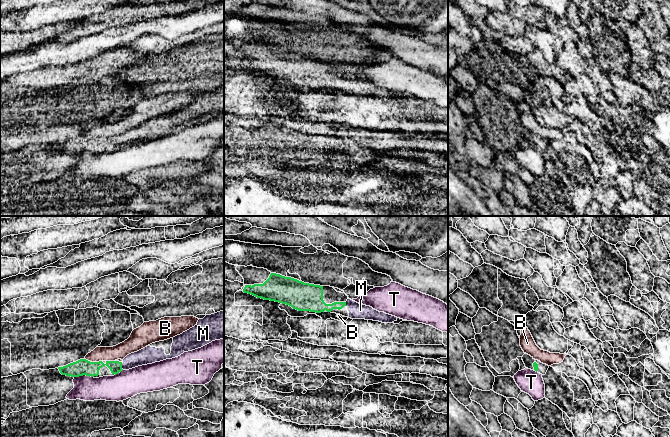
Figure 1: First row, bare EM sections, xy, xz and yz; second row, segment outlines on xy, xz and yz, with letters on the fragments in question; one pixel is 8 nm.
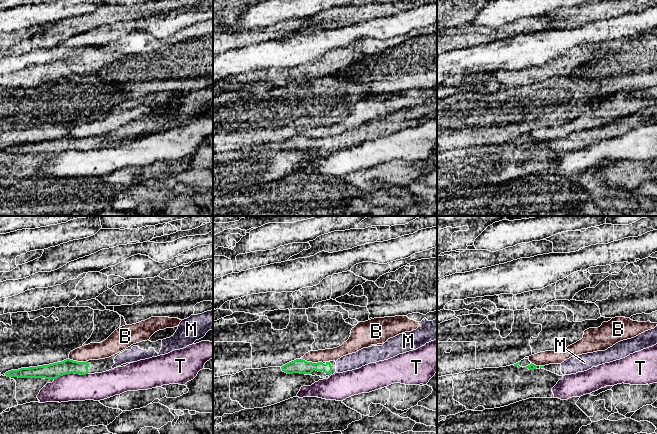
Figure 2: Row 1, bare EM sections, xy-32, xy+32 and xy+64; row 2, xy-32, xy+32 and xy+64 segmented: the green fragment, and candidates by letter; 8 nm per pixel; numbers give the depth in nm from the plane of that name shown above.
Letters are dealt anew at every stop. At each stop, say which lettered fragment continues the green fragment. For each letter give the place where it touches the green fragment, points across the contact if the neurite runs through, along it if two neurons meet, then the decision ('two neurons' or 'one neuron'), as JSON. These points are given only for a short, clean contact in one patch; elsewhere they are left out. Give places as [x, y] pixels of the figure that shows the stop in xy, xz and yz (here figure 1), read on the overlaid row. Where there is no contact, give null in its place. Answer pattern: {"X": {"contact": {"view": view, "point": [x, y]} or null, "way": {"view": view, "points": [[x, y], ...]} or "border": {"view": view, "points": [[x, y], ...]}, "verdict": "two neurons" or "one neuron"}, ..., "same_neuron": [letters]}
{"B": {"contact": {"view": "xy", "point": [93, 362]}, "border": {"view": "xy", "points": [[84, 358], [90, 361], [101, 361]]}, "verdict": "two neurons"}, "M": {"contact": {"view": "xy", "point": [121, 366]}, "way": {"view": "xy", "points": [[91, 369], [100, 364], [121, 366], [148, 355]]}, "verdict": "one neuron"}, "T": {"contact": {"view": "xy", "point": [83, 374]}, "verdict": "two neurons"}, "same_neuron": ["M"]}

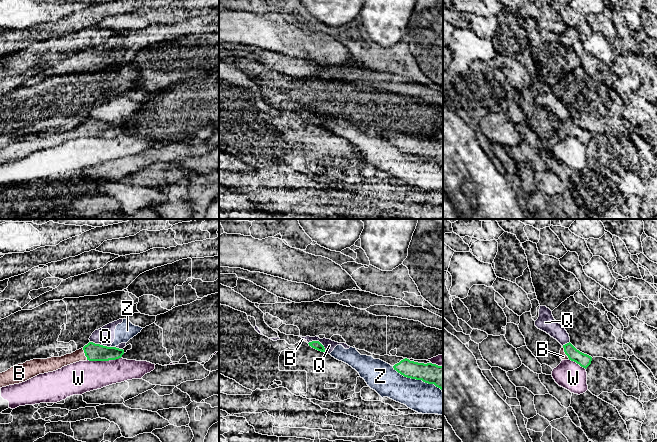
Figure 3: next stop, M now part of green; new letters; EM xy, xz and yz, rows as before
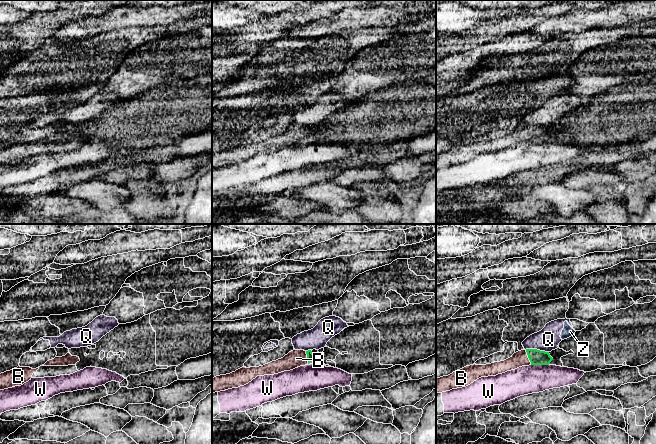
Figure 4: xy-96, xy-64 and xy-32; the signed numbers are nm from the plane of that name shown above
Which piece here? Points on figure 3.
{"B": {"contact": {"view": "yz", "point": [565, 353]}, "way": {"view": "yz", "points": [[584, 360], [571, 353], [565, 353], [563, 356]]}, "verdict": "one neuron"}, "Q": {"contact": {"view": "xz", "point": [319, 342]}, "border": {"view": "xz", "points": [[308, 342], [318, 341], [327, 352]]}, "verdict": "two neurons"}, "W": {"contact": {"view": "xy", "point": [103, 360]}, "verdict": "two neurons"}, "Z": {"contact": {"view": "xz", "point": [418, 379]}, "verdict": "two neurons"}, "same_neuron": ["B"]}

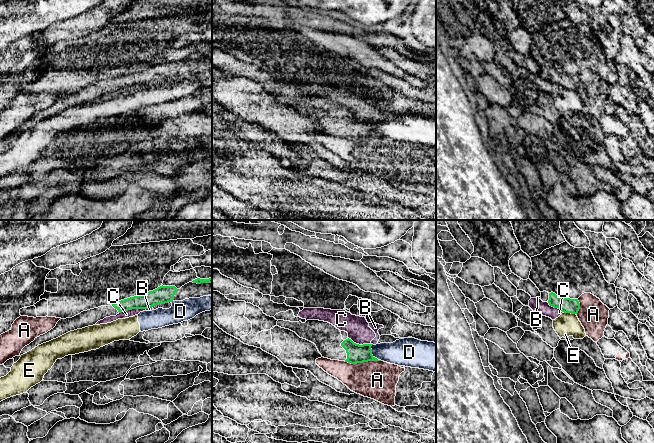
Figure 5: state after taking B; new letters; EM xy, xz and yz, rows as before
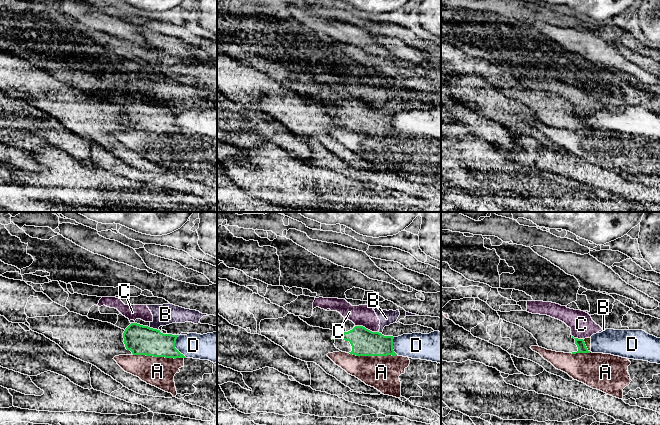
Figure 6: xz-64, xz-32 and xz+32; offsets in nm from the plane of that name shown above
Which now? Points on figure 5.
{"A": {"contact": {"view": "xz", "point": [362, 362]}, "verdict": "two neurons"}, "B": {"contact": {"view": "xz", "point": [372, 344]}, "border": {"view": "xz", "points": [[370, 343], [373, 344]]}, "verdict": "two neurons"}, "C": {"contact": {"view": "xy", "point": [132, 308]}, "border": {"view": "xy", "points": [[145, 308], [132, 308], [119, 313]]}, "verdict": "two neurons"}, "D": {"contact": {"view": "xz", "point": [371, 354]}, "verdict": "two neurons"}, "E": {"contact": {"view": "yz", "point": [569, 312]}, "border": {"view": "yz", "points": [[563, 311], [575, 314]]}, "verdict": "two neurons"}, "same_neuron": []}

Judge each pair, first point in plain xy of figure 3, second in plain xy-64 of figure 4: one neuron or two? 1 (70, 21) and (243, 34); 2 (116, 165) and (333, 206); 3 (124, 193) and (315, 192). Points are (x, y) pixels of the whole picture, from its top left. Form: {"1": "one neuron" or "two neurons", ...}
{"1": "one neuron", "2": "two neurons", "3": "one neuron"}

